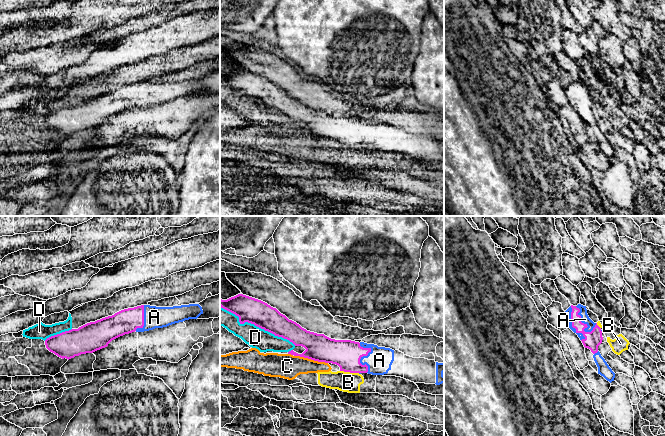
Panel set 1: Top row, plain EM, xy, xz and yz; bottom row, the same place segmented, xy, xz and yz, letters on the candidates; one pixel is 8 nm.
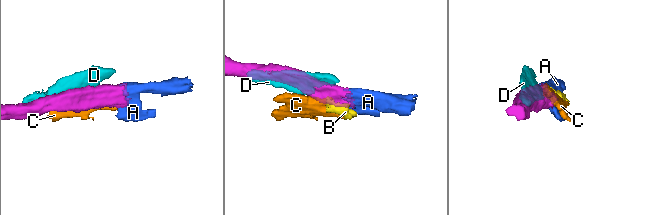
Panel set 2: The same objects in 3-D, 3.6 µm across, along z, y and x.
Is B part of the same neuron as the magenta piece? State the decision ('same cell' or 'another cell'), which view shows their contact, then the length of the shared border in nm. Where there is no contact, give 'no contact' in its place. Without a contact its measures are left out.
another cell | xz | 150 nm

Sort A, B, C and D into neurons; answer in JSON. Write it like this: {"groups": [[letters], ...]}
{"groups": [["A"], ["B", "C"], ["D"]]}

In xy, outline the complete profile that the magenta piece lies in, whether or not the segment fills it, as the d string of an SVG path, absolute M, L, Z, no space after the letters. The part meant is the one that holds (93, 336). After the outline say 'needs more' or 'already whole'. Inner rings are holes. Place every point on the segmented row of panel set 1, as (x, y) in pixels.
M199 304L173 307L141 305L51 336L45 340L45 345L50 352L69 360L105 348L112 340L125 334L167 327L197 319L201 314L203 310Z | needs more

